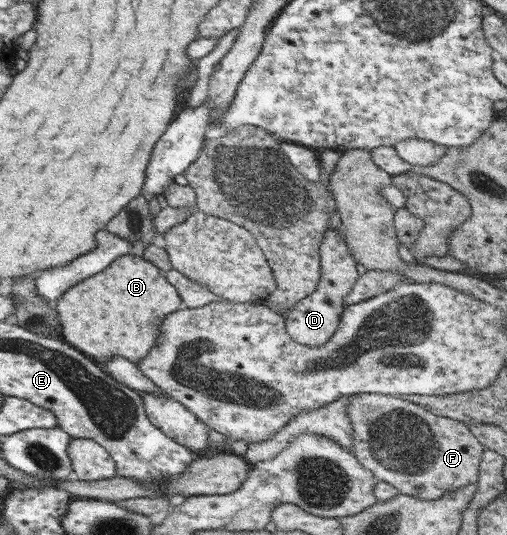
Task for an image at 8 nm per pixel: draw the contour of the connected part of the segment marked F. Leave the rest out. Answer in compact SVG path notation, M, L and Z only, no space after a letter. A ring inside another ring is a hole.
M359 393L349 395L347 400L348 418L354 430L351 454L363 464L363 468L374 473L379 481L390 484L401 494L423 500L438 499L446 492L478 482L481 453L485 448L467 423L439 416L439 413L431 412L411 401L391 395Z

